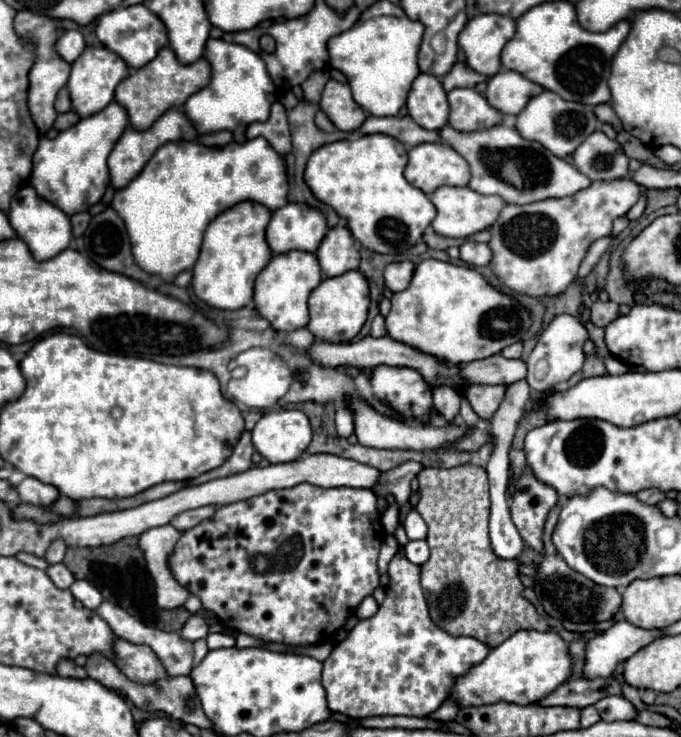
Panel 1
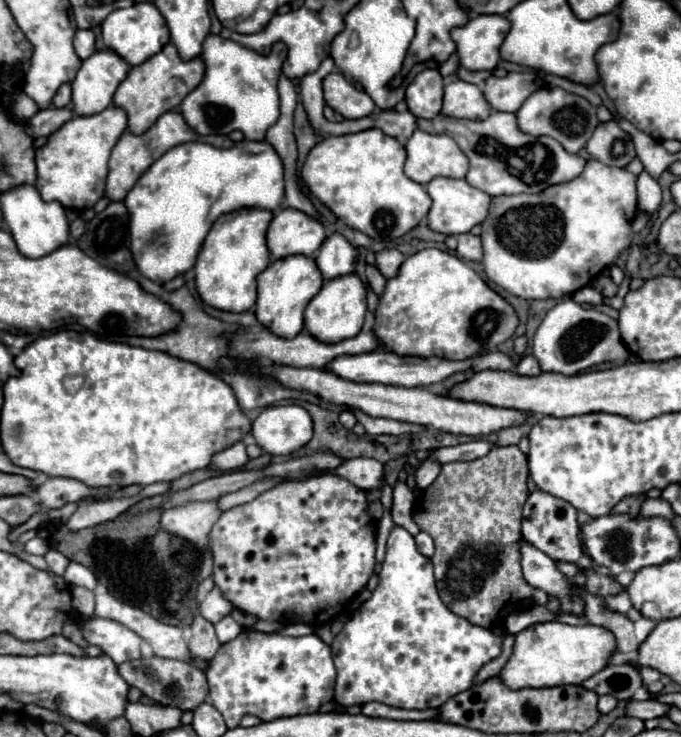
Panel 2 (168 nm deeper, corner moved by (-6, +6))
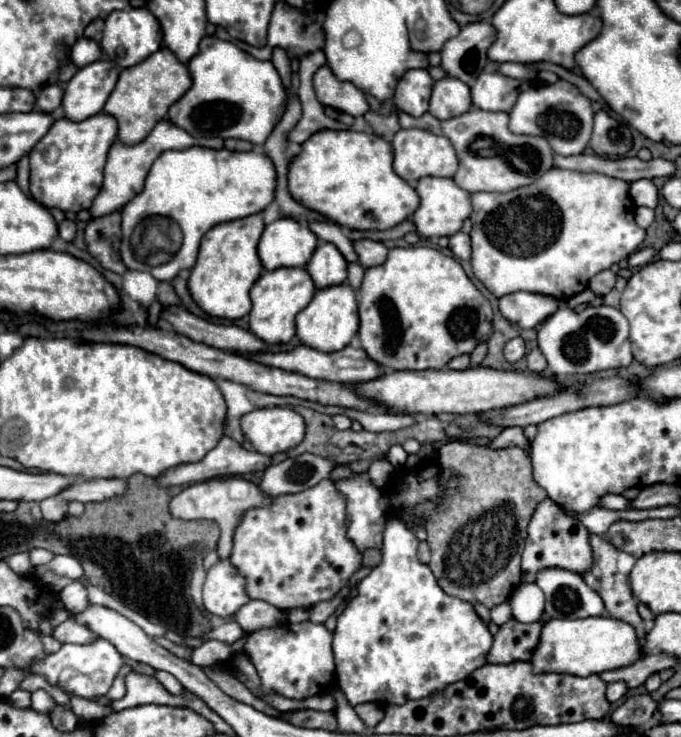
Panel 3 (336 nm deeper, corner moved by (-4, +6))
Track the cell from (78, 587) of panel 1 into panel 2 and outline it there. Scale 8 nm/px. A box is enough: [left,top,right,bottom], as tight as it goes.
[64,564,98,590]

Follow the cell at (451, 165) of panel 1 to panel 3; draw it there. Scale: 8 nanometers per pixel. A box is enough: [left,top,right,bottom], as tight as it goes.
[392,128,458,184]

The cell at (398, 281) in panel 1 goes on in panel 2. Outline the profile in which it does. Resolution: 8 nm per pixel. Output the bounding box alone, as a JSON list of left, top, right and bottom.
[376,248,406,278]

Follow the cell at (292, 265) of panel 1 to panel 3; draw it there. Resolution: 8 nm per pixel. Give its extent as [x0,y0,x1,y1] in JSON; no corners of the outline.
[250,268,314,344]

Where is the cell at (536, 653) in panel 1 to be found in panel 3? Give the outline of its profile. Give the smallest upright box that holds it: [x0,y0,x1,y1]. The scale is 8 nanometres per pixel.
[532,616,642,676]

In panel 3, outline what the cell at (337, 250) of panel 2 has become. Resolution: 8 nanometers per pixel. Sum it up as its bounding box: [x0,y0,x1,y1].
[306,244,346,288]

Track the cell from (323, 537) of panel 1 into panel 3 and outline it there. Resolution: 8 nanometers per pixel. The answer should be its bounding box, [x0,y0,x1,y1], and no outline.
[230,480,362,610]

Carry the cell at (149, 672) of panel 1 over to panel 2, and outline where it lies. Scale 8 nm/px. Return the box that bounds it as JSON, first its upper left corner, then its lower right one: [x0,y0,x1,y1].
[82,616,142,664]

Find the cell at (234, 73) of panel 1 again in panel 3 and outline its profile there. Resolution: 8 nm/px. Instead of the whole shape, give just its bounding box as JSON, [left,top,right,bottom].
[168,36,288,146]

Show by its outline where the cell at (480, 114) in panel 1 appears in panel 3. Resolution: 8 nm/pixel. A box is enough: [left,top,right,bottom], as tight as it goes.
[428,76,472,120]

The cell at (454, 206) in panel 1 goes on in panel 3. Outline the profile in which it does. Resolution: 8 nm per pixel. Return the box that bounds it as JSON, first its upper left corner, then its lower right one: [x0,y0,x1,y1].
[412,178,472,238]

